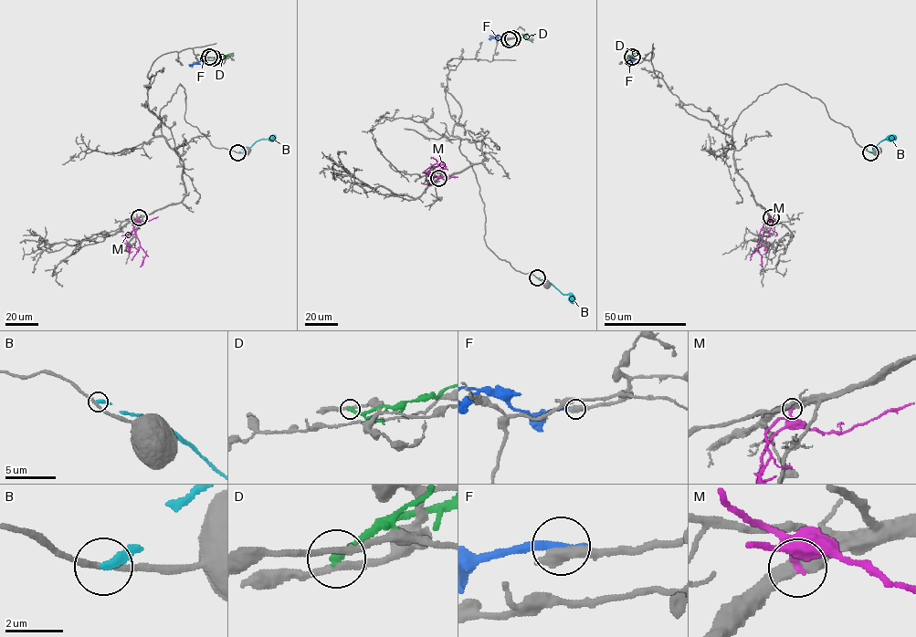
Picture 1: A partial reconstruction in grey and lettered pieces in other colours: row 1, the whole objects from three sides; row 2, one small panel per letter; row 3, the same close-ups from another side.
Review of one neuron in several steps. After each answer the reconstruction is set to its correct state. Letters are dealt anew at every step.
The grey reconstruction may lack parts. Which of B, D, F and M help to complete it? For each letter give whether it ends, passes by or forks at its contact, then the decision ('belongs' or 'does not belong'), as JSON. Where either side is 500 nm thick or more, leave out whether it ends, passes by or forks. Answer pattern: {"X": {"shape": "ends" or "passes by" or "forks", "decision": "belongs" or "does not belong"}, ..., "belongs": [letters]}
{"B": {"shape": "ends", "decision": "does not belong"}, "D": {"shape": "ends", "decision": "does not belong"}, "F": {"decision": "does not belong"}, "M": {"shape": "ends", "decision": "does not belong"}, "belongs": []}

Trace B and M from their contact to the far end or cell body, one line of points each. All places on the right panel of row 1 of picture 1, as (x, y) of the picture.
B: (870, 152), (881, 140), (896, 137)
M: (771, 217), (765, 241), (754, 250), (750, 260)

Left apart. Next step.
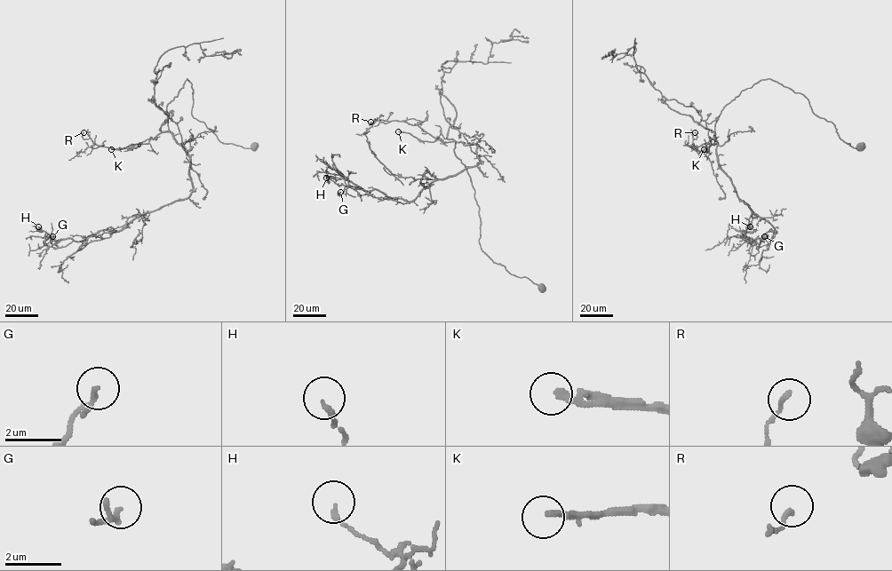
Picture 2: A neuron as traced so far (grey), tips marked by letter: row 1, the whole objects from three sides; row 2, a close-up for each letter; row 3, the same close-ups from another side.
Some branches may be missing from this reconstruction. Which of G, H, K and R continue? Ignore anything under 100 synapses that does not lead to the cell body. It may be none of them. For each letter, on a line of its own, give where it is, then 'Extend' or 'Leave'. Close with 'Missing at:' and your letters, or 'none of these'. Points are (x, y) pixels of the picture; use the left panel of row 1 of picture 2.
G: Place: (52, 236). Leave
H: Place: (38, 226). Leave
K: Place: (111, 149). Extend
R: Place: (83, 132). Leave
Missing at: K

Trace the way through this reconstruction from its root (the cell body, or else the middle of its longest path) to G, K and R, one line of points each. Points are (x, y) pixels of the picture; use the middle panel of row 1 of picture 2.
G: (541, 288), (481, 249), (474, 188), (454, 152), (455, 142), (474, 144), (478, 163), (411, 201), (340, 192)
K: (541, 288), (511, 274), (481, 249), (479, 208), (466, 169), (455, 154), (456, 142), (419, 140), (398, 131)
R: (541, 288), (511, 274), (481, 249), (479, 208), (455, 141), (442, 142), (404, 122), (370, 122)

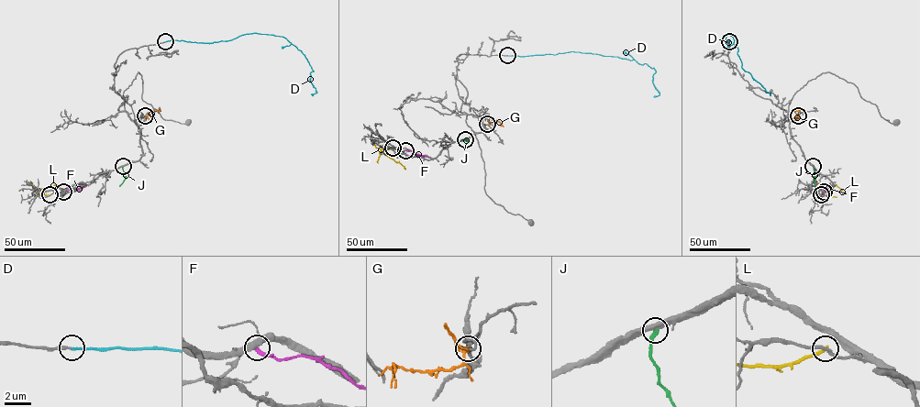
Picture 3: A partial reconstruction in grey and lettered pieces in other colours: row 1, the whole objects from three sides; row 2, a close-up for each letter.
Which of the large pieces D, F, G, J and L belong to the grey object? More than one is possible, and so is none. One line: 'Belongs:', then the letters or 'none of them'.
Belongs: D

